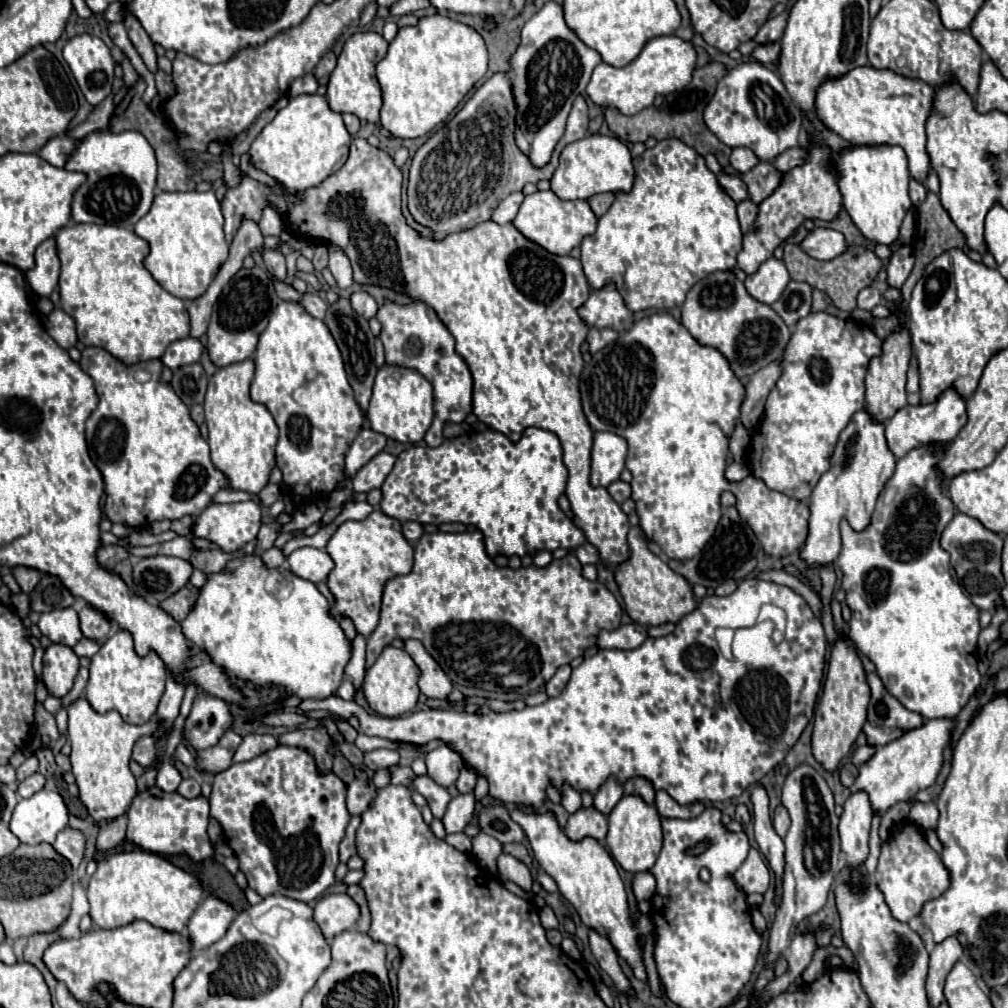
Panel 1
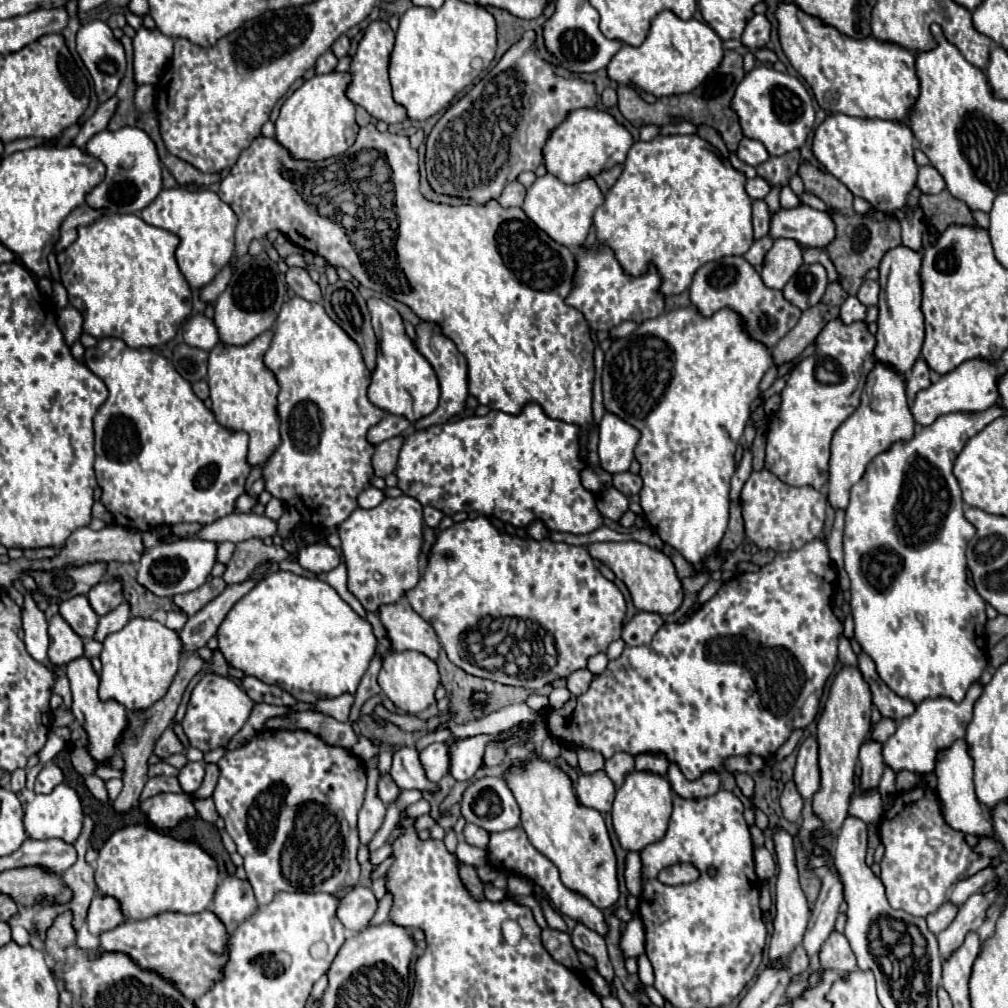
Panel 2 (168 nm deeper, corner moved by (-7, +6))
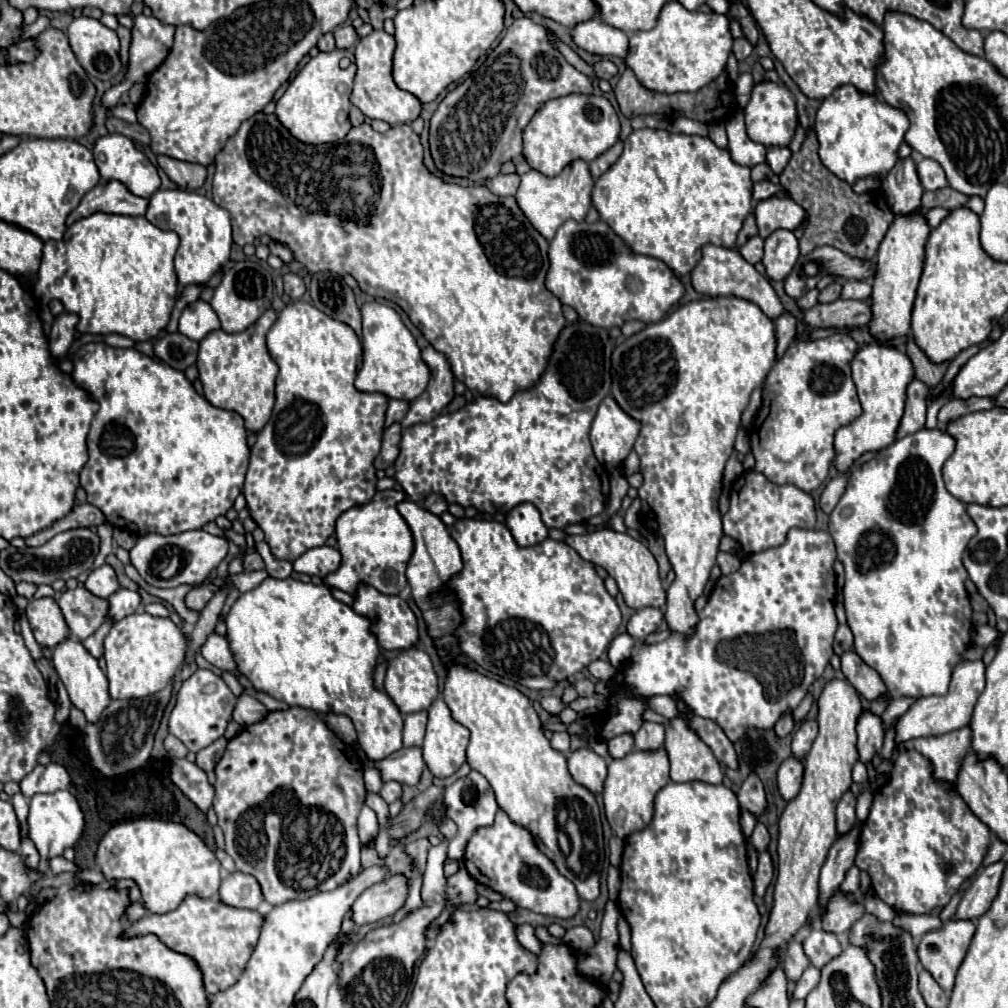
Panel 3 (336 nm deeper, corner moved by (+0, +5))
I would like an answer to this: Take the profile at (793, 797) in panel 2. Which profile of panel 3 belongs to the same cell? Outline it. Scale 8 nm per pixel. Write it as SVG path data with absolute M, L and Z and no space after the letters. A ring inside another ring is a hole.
M787 758L781 764L779 774L777 774L777 786L779 786L779 792L785 802L793 800L799 794L801 780L803 780L803 762L799 762L795 758Z

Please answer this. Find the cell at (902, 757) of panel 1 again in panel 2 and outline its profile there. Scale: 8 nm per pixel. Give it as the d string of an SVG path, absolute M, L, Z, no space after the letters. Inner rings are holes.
M976 681L970 685L964 701L960 703L954 703L950 697L924 699L920 705L916 705L916 711L910 717L898 721L896 733L884 743L884 763L890 765L896 773L902 769L908 769L912 773L932 773L936 765L936 753L952 745L956 739L964 739L966 727L972 719L972 707L980 693L982 685L980 681Z

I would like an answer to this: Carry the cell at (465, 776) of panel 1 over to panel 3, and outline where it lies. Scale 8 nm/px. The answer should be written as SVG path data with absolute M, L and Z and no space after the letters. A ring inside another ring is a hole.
M437 698L429 708L427 734L423 740L423 758L437 778L453 776L467 762L469 730L457 724L449 708Z

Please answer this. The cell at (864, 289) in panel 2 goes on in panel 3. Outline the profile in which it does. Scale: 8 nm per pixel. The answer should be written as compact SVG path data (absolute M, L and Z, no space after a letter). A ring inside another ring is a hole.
M847 280L843 284L843 292L841 298L845 300L861 300L865 302L871 296L871 284L869 282L861 282L861 280Z

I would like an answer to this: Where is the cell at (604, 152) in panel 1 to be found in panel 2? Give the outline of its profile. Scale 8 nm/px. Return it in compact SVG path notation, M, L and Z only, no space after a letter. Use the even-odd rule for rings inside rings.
M596 107L574 109L556 129L552 129L544 145L544 165L550 175L570 185L586 177L596 177L600 171L610 169L616 163L624 163L632 143L634 139L630 131L620 125L608 111Z

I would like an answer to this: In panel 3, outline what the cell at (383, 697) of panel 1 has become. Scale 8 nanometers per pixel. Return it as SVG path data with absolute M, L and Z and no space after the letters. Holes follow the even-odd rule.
M417 648L401 650L387 666L387 672L385 672L385 692L395 702L395 706L401 710L401 714L411 714L411 712L427 710L431 706L431 702L437 698L437 692L439 692L437 674L433 670L431 658L425 652L417 650Z

